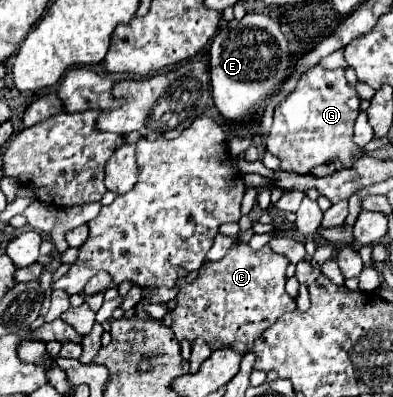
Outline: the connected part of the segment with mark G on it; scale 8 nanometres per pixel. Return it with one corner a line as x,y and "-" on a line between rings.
314,66
302,74
296,90
274,108
274,126
270,130
266,150
280,158
280,168
294,174
308,174
318,162
338,160
344,168
368,154
352,140
354,120
360,112
360,98
344,78
344,68
326,70

